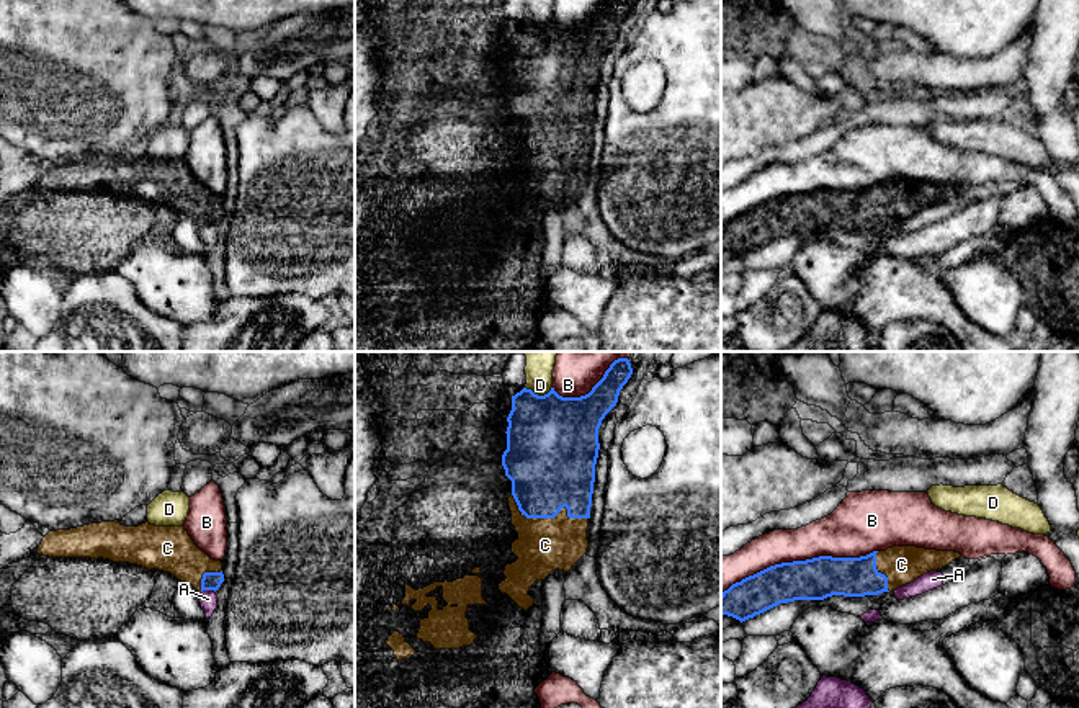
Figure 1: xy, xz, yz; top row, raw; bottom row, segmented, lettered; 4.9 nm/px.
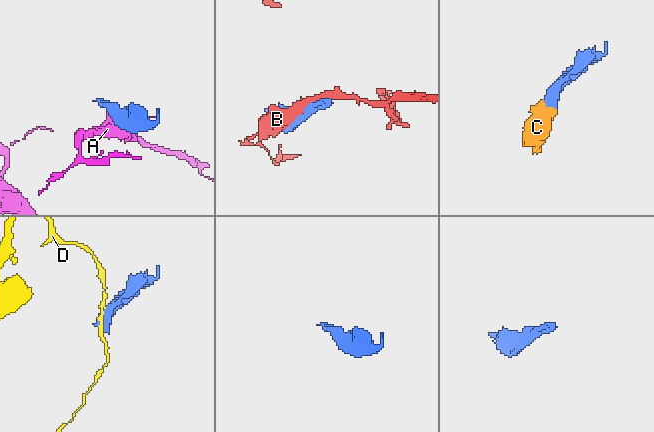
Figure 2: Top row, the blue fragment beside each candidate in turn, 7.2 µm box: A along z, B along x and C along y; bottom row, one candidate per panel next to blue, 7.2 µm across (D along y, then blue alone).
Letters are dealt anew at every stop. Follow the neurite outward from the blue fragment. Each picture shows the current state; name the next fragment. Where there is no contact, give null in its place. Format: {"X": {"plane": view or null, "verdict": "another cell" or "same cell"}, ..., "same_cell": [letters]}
{"A": {"plane": "xy", "verdict": "another cell"}, "B": {"plane": "yz", "verdict": "another cell"}, "C": {"plane": "xz", "verdict": "same cell"}, "D": {"plane": "xz", "verdict": "another cell"}, "same_cell": ["C"]}

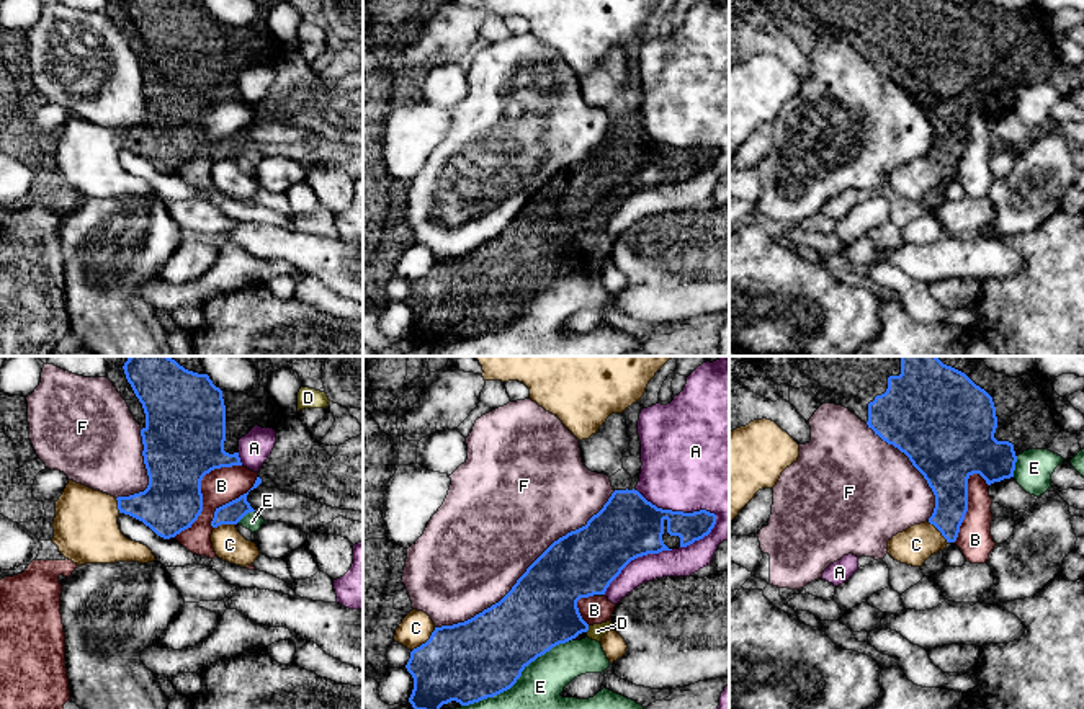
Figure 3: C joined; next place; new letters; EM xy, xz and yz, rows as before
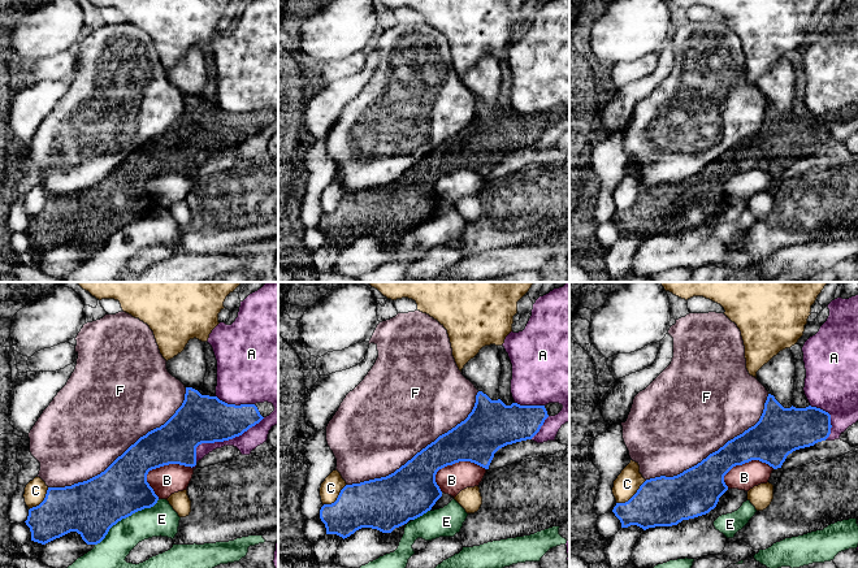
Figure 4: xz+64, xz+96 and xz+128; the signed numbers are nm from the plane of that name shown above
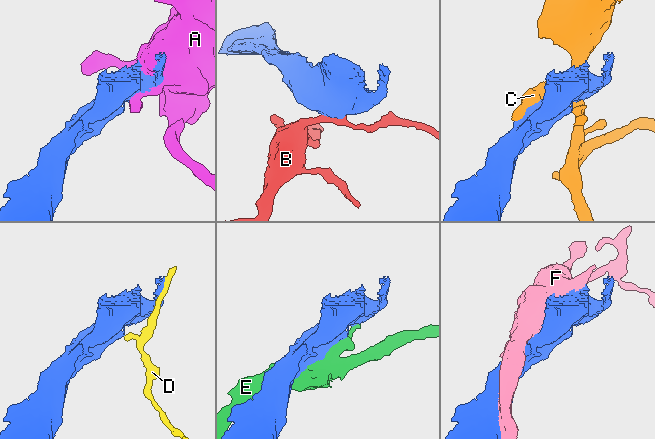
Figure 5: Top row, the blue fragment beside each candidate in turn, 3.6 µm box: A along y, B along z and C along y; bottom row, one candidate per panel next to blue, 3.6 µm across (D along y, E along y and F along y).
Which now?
{"A": {"plane": "xz", "verdict": "another cell"}, "B": {"plane": "xy", "verdict": "another cell"}, "C": {"plane": "xz", "verdict": "another cell"}, "D": {"plane": "xz", "verdict": "another cell"}, "E": {"plane": "xz", "verdict": "another cell"}, "F": {"plane": "xz", "verdict": "another cell"}, "same_cell": []}

